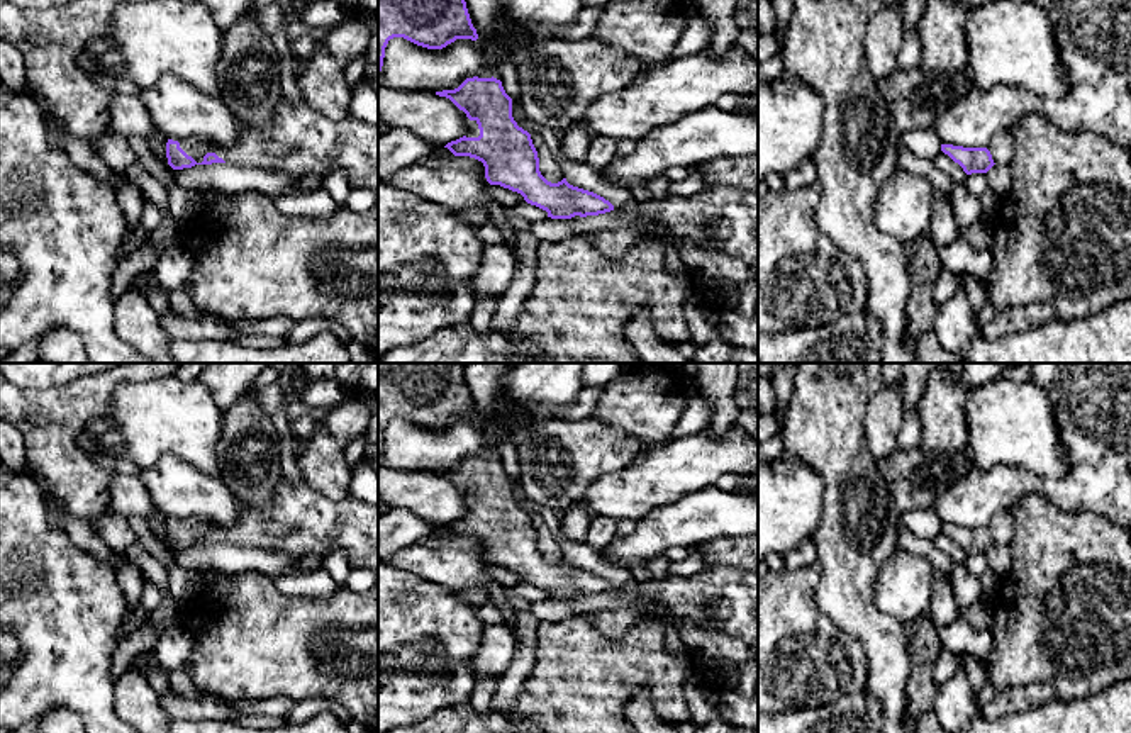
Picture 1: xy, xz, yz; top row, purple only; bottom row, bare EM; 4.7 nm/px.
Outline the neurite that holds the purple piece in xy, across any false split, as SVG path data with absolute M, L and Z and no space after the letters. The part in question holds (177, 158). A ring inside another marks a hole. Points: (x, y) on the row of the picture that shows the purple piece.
M283 97L270 124L236 124L237 141L229 148L207 141L168 139L168 165L183 170L229 163L281 171L293 178L346 170L353 188L378 190L378 126L351 114L332 120L304 98L290 104Z

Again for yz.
M1000 131L987 148L941 144L941 151L958 163L967 175L987 173L994 165L1012 161L1014 131Z

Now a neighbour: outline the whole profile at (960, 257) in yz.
M961 238L941 249L941 271L934 285L934 302L939 307L953 297L958 278L965 273L983 280L994 265L990 249L983 249L978 244L968 243Z

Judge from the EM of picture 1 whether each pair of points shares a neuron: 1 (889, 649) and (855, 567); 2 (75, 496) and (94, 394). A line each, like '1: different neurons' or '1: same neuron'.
1: same neuron
2: same neuron

